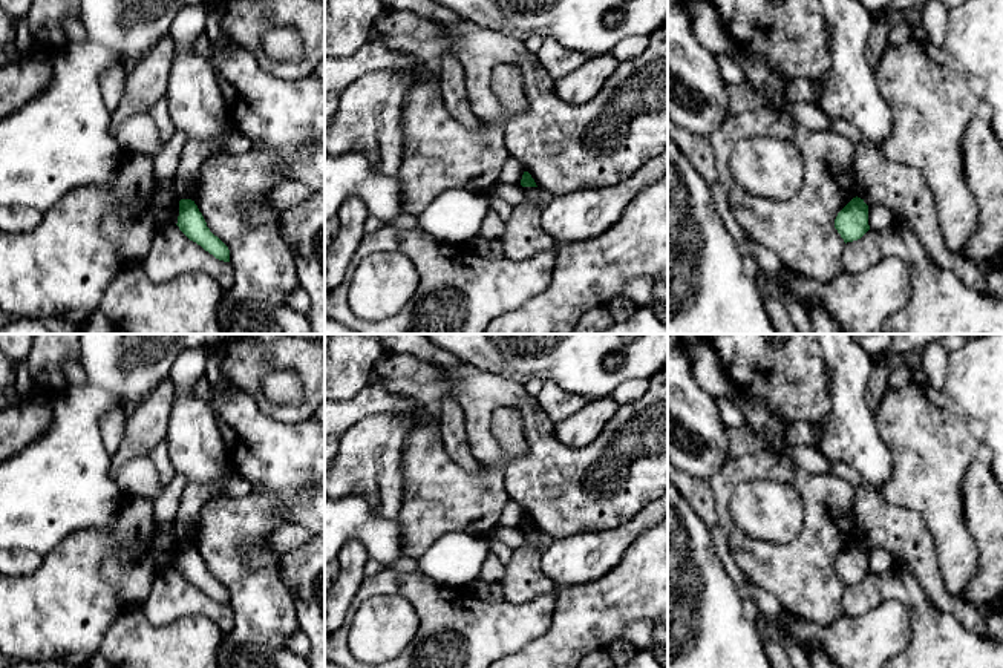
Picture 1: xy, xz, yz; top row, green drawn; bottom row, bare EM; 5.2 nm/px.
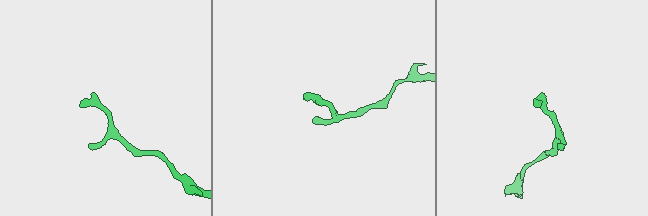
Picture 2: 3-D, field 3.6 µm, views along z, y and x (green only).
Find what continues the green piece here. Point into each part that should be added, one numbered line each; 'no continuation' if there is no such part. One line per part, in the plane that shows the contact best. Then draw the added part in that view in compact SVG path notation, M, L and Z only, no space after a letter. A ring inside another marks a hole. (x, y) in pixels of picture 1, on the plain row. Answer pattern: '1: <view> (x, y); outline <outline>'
no continuation

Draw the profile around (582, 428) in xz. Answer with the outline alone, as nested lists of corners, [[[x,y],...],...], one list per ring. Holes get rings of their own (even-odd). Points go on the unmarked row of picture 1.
[[[611,397],[591,398],[577,414],[554,424],[556,437],[567,446],[588,446],[619,408]]]

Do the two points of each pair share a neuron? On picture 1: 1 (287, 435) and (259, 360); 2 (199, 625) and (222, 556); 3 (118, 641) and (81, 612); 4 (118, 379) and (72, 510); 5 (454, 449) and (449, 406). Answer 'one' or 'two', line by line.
1: two
2: two
3: two
4: one
5: one

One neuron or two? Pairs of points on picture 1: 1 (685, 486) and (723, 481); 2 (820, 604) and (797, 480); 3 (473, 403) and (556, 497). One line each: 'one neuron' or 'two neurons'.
1: two neurons
2: one neuron
3: one neuron

